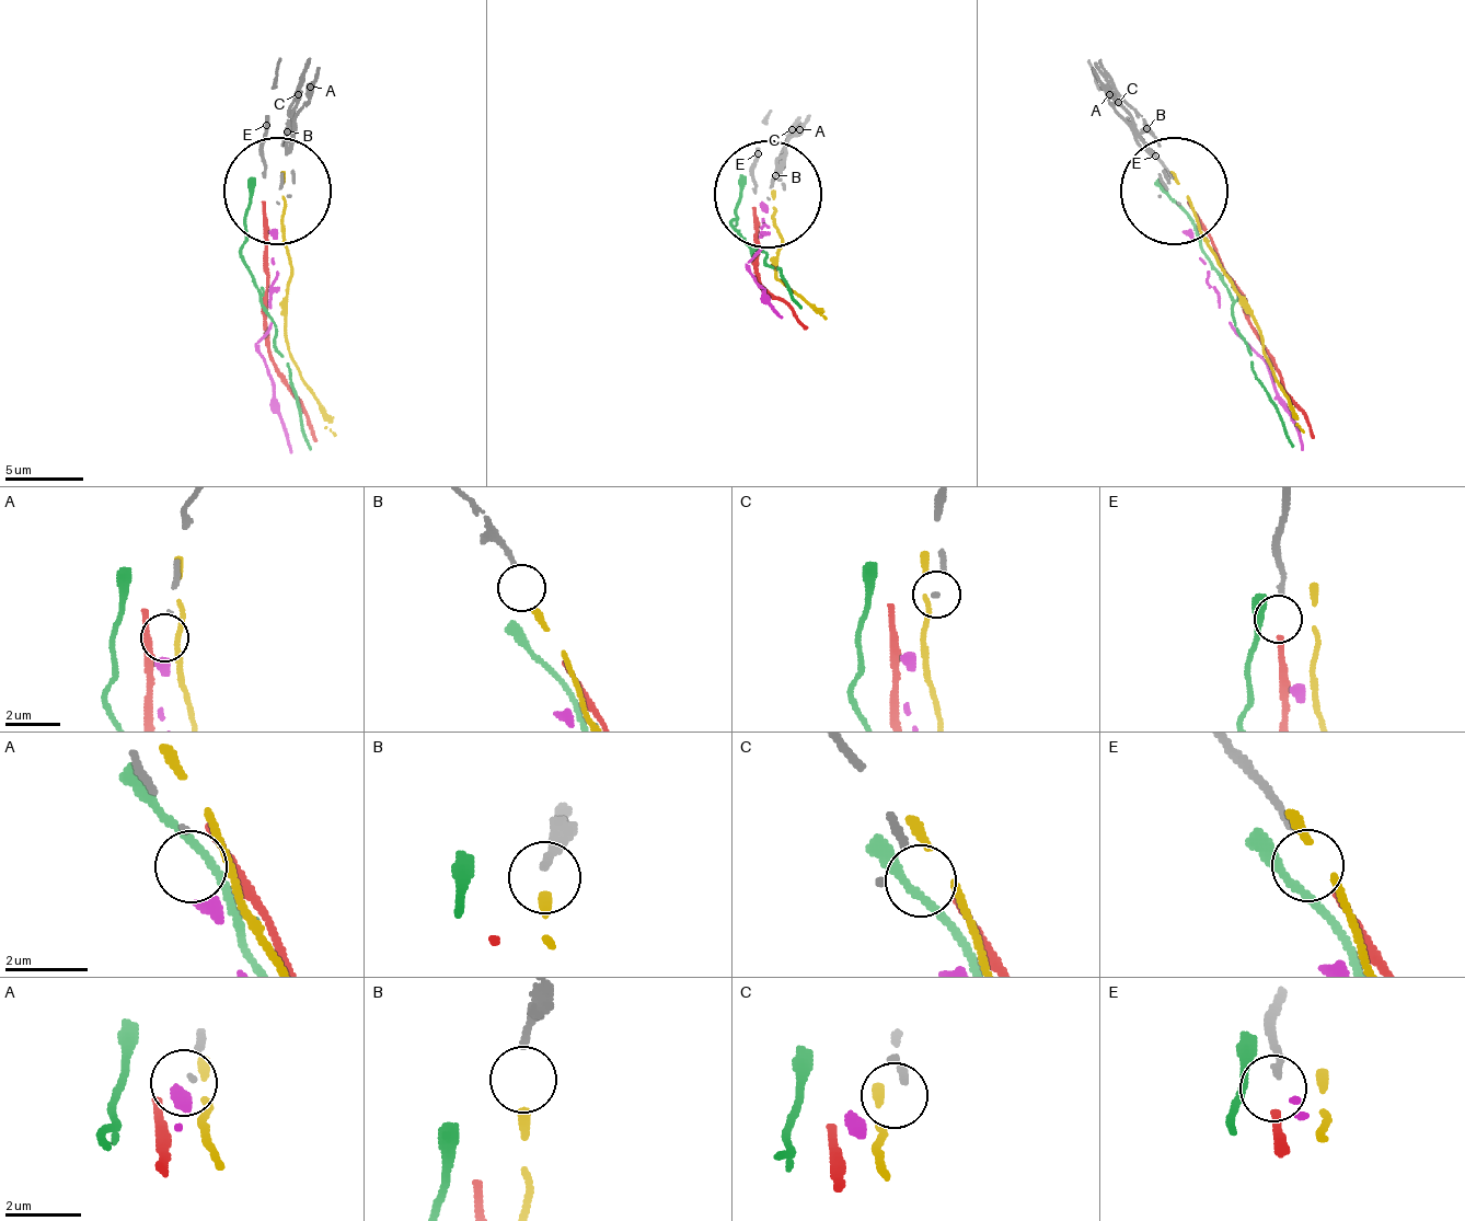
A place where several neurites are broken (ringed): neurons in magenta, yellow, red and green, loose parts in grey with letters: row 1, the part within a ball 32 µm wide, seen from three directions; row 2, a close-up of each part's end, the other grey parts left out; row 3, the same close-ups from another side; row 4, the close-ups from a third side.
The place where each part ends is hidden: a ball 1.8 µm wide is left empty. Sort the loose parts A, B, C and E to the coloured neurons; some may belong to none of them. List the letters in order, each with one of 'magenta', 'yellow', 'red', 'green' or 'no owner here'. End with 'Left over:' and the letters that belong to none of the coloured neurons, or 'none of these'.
A: magenta
B: yellow
C: no owner here
E: red
Left over: C

